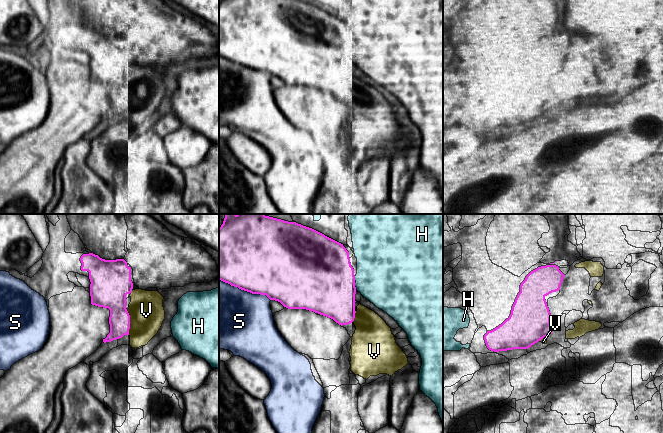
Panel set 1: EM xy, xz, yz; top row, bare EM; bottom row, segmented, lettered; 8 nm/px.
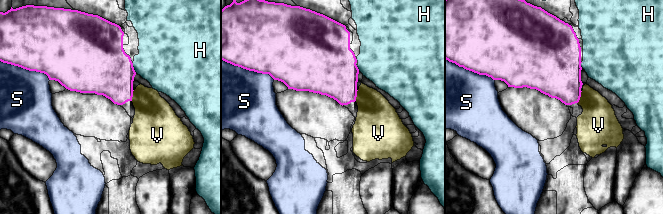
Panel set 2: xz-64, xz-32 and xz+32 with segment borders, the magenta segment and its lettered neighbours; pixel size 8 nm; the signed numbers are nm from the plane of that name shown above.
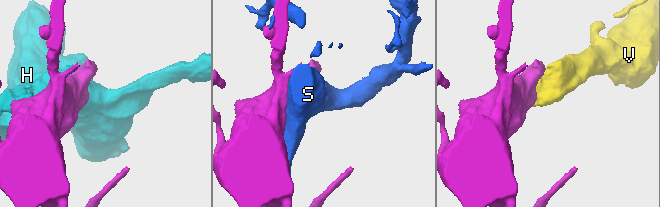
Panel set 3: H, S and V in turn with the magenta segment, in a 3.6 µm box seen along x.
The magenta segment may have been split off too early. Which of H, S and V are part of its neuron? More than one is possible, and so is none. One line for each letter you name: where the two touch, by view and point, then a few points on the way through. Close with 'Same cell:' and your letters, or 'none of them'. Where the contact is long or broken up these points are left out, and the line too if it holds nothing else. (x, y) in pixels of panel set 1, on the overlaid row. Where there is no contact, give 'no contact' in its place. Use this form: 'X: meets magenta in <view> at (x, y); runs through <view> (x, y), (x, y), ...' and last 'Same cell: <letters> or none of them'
V: meets magenta in xy at (129, 323)
Same cell: V

